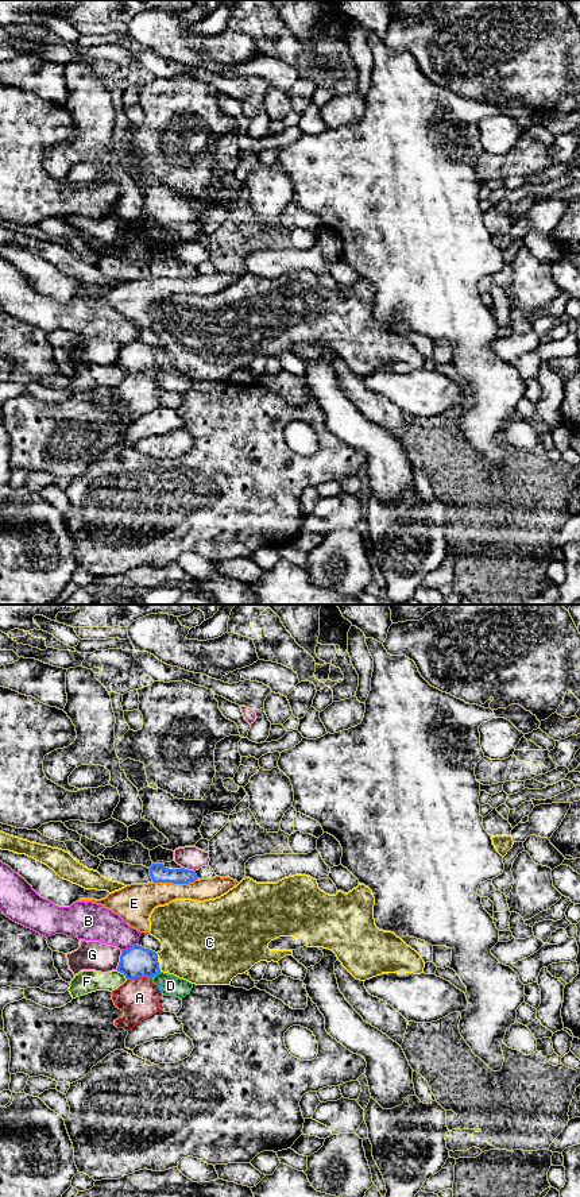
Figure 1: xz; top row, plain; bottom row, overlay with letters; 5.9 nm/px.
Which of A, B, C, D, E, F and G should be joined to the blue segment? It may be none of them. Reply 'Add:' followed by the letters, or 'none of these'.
Add: D

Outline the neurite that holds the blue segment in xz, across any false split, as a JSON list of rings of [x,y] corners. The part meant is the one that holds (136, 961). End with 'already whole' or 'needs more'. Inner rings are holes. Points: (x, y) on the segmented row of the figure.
[[[139,945],[121,950],[116,970],[123,973],[127,980],[150,977],[166,996],[182,999],[189,995],[193,988],[193,984],[183,978],[163,973],[159,969],[158,954]]]; needs more

